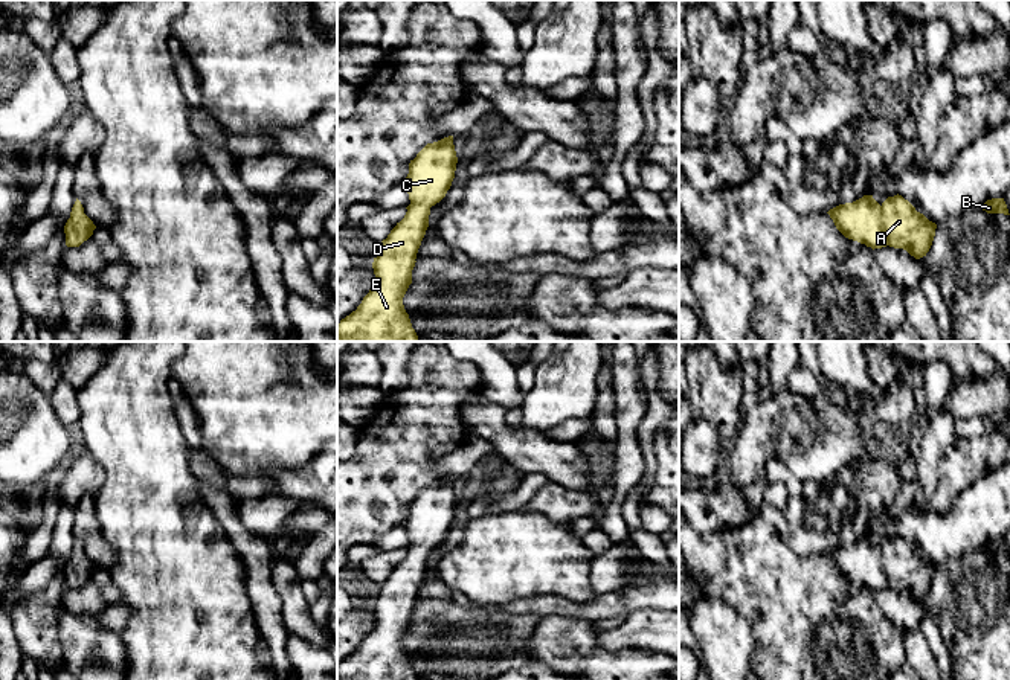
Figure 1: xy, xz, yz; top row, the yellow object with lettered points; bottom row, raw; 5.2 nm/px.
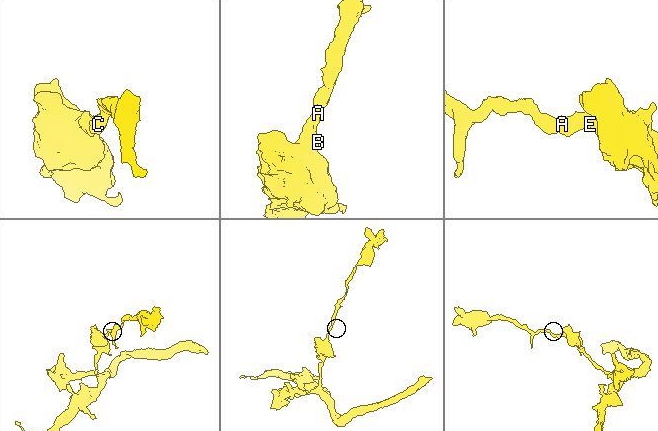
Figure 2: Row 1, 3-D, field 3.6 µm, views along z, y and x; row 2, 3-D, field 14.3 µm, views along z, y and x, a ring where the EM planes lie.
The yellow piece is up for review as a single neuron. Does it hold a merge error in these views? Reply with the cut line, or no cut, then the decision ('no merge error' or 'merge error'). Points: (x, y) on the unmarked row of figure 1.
no cut | no merge error

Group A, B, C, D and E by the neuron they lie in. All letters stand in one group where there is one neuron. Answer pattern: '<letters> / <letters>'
A B C D E

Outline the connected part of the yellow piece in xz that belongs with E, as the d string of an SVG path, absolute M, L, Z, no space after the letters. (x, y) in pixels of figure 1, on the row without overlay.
M453 477L427 485L409 505L404 529L410 546L374 599L375 624L362 645L337 666L337 680L418 680L403 639L429 569L430 549L452 528L456 512Z

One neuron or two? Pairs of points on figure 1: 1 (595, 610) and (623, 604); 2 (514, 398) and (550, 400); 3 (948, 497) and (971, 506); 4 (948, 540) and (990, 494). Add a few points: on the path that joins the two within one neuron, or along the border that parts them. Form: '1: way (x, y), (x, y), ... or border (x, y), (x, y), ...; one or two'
1: way (601, 607), (617, 604); one
2: border (525, 394), (521, 407); two
3: border (981, 476), (945, 513), (936, 513), (929, 508); two
4: way (958, 529), (983, 505); one

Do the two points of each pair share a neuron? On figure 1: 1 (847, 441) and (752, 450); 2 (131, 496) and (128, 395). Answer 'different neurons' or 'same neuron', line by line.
1: same neuron
2: same neuron

